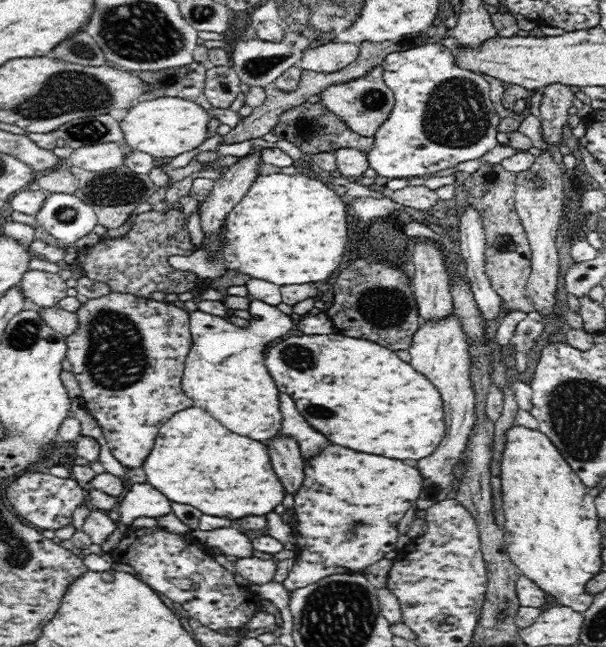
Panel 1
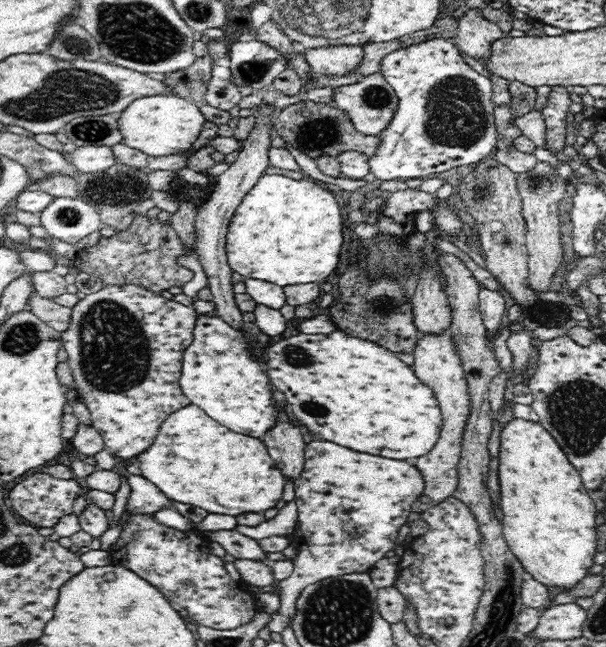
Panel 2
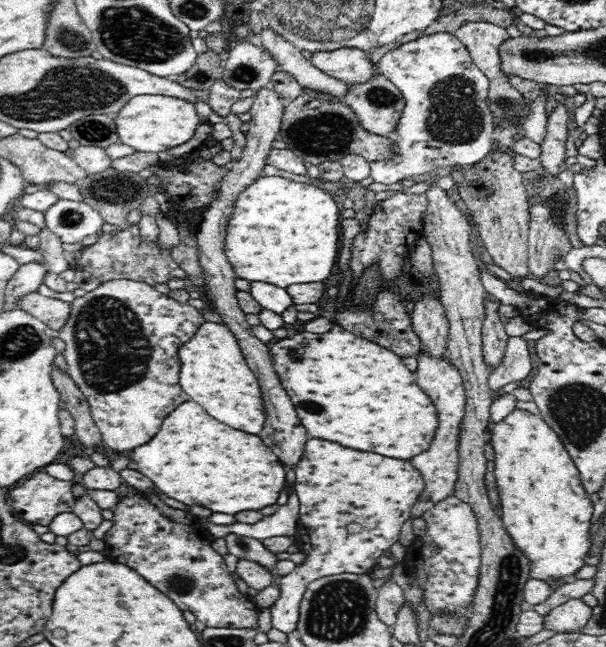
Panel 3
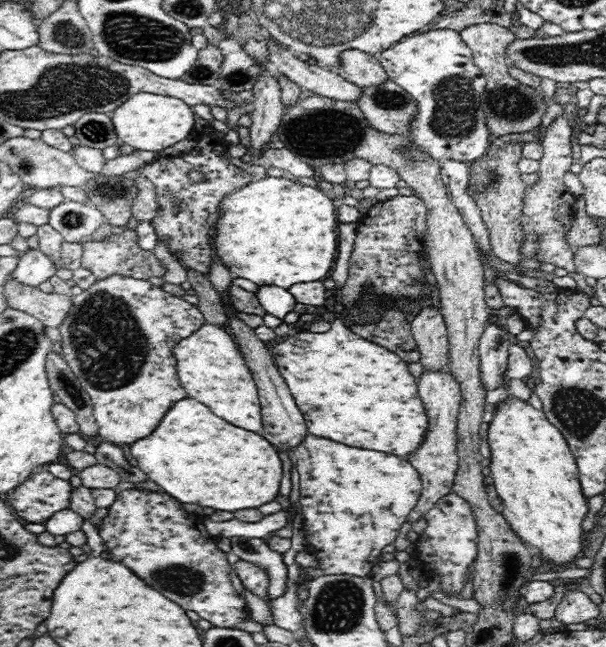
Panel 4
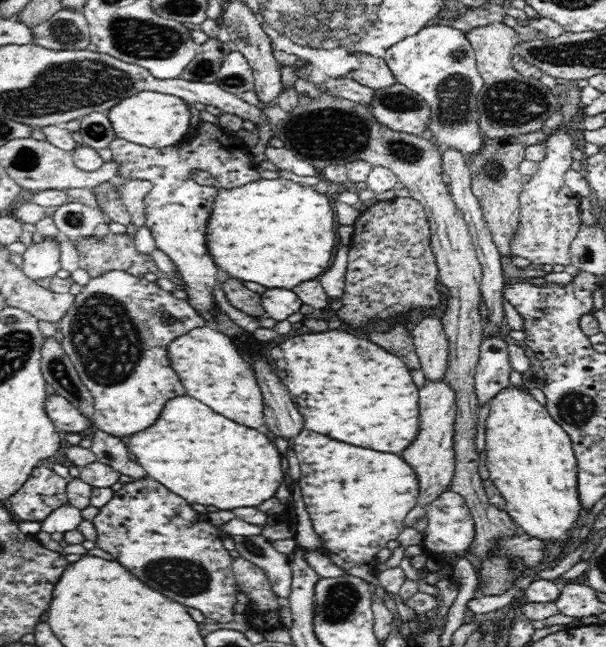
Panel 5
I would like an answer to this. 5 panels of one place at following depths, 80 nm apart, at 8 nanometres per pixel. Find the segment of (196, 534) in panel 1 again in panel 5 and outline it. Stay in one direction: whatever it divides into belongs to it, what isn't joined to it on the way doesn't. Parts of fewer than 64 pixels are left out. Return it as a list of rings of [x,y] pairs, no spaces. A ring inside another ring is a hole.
[[[231,536],[235,550],[242,558],[265,570],[272,585],[272,591],[282,600],[291,593],[293,578],[290,558],[272,547],[270,540],[260,536]]]

